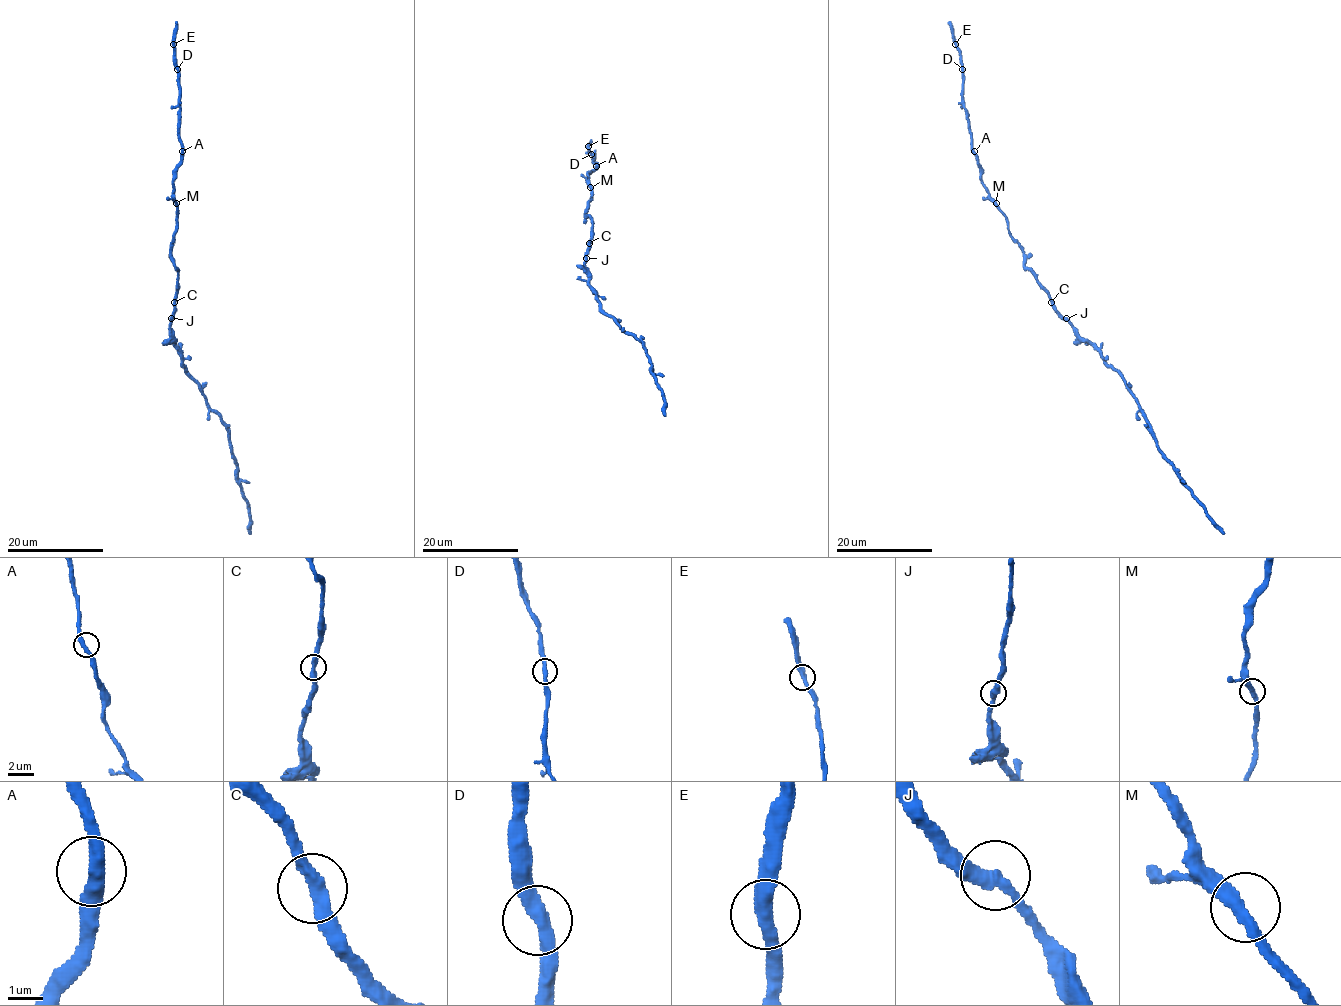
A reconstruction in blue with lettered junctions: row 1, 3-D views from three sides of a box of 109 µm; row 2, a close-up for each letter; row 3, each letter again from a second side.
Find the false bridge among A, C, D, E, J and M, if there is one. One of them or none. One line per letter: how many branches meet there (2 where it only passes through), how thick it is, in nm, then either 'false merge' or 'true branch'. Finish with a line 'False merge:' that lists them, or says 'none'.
A: branches 2; calibre 400 nm; true branch
C: branches 2; calibre 360 nm; true branch
D: branches 2; calibre 380 nm; true branch
E: branches 2; calibre 360 nm; true branch
J: branches 2; calibre 360 nm; true branch
M: branches 2; calibre 380 nm; true branch
False merge: none

